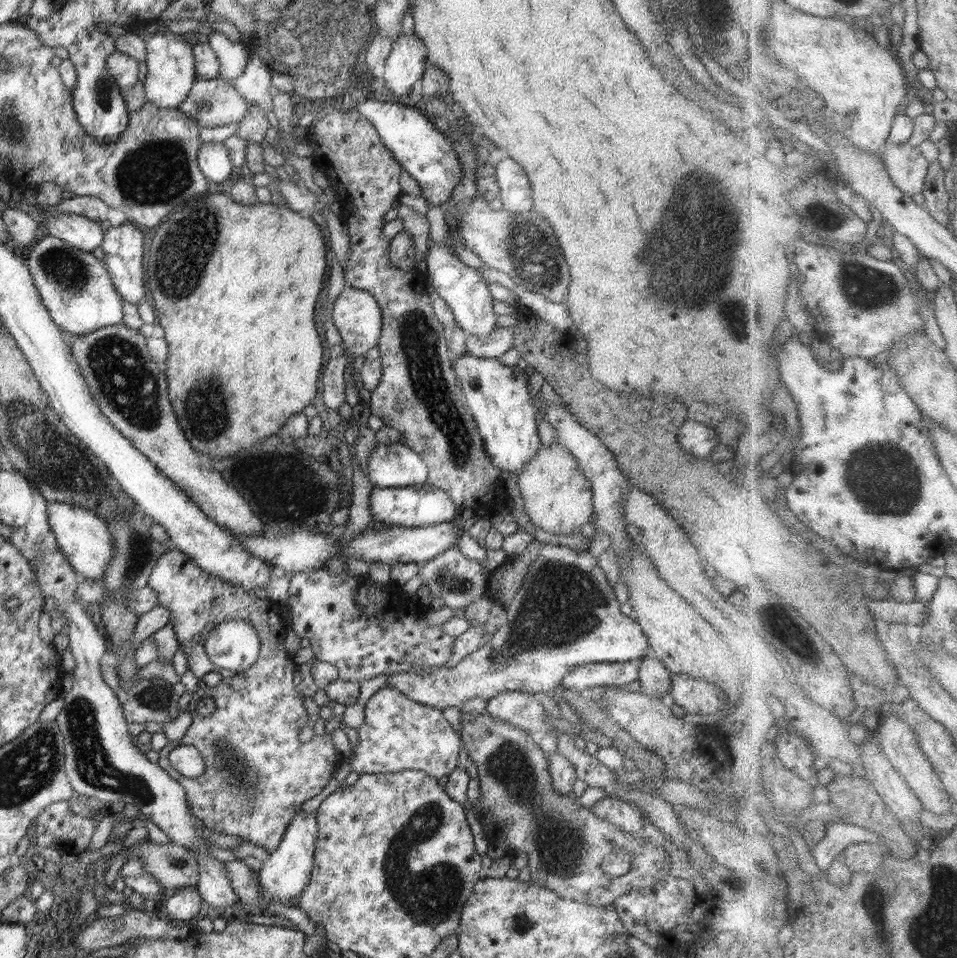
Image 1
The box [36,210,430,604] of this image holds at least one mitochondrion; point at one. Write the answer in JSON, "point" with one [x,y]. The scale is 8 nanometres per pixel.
{"point":[126,381]}

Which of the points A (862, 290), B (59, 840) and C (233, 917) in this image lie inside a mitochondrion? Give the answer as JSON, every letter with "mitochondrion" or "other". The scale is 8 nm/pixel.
{"A":"mitochondrion","B":"other","C":"other"}

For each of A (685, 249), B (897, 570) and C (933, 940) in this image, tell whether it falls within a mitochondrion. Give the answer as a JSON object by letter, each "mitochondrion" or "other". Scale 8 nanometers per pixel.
{"A":"mitochondrion","B":"other","C":"mitochondrion"}

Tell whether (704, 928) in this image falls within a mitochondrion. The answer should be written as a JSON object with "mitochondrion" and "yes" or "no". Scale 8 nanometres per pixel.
{"mitochondrion":"no"}

